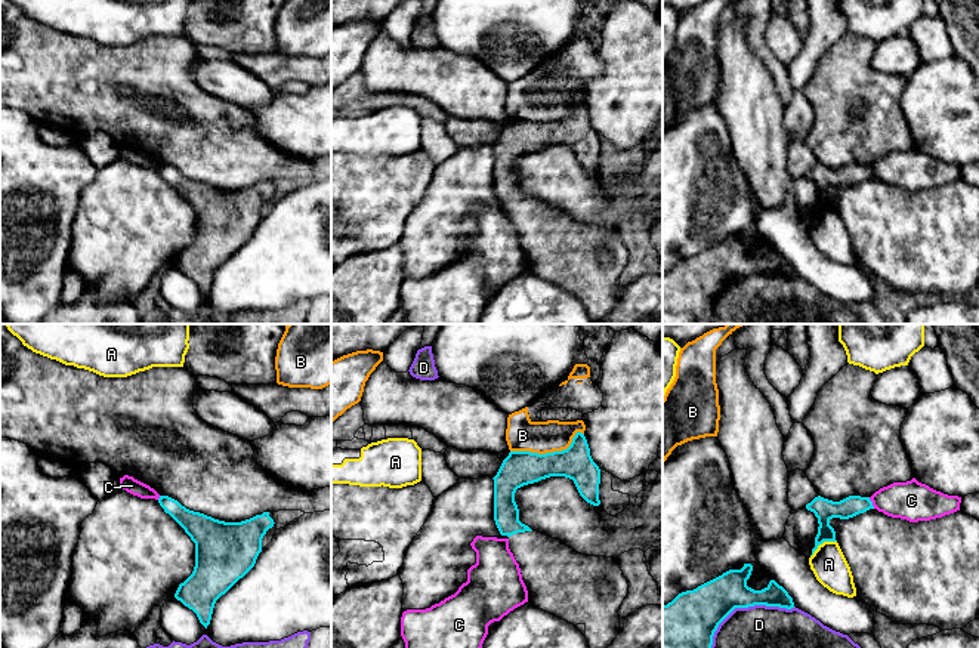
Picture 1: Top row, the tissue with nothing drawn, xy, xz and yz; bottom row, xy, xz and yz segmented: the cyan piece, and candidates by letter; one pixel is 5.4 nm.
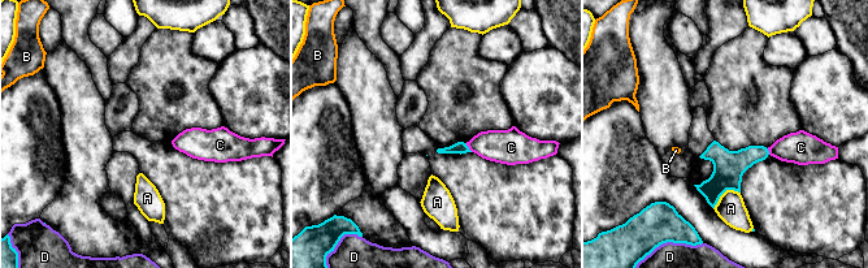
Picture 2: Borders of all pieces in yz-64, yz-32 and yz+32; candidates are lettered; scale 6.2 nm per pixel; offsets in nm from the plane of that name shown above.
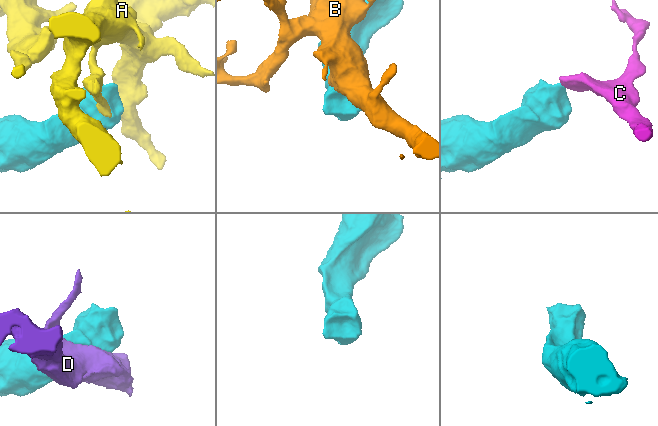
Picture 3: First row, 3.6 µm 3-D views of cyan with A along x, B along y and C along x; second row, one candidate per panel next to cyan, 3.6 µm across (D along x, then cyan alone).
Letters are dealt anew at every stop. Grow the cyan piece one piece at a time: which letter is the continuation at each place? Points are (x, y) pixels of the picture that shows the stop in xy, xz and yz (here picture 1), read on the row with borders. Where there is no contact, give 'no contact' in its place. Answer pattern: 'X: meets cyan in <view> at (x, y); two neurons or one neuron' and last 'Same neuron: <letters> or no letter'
A: meets cyan in yz at (821, 543); two neurons
B: meets cyan in xz at (549, 453); two neurons
C: meets cyan in yz at (871, 503); two neurons
D: meets cyan in yz at (746, 607); two neurons
Same neuron: no letter

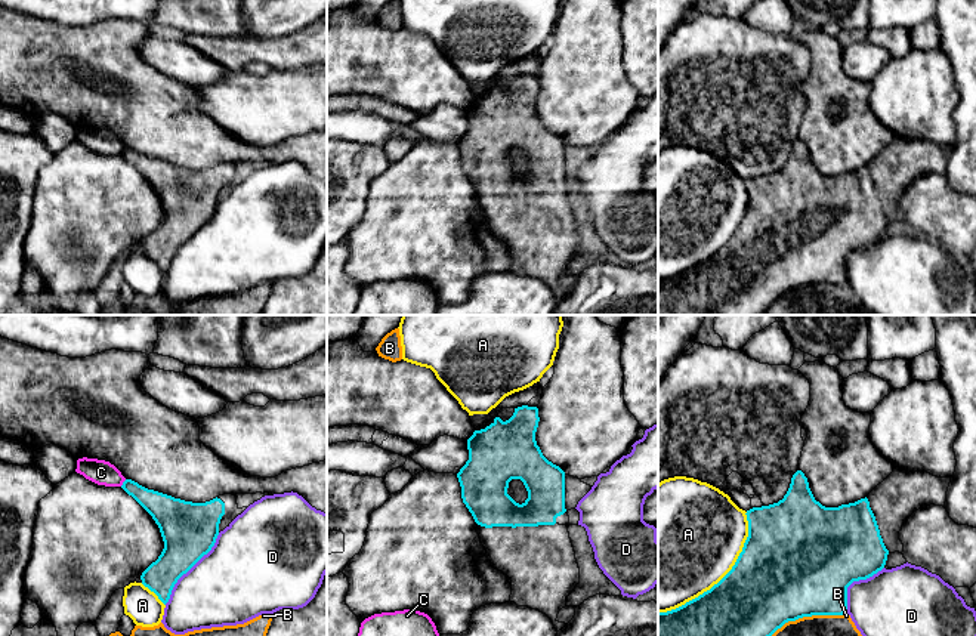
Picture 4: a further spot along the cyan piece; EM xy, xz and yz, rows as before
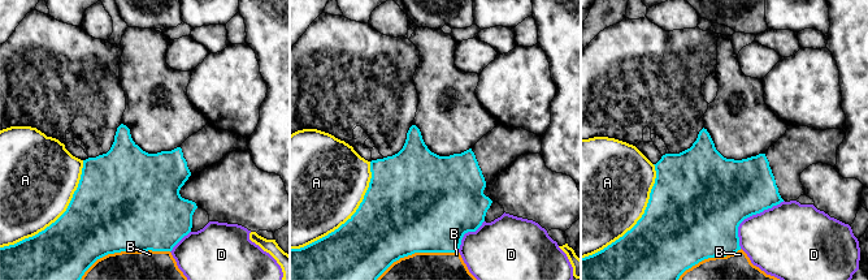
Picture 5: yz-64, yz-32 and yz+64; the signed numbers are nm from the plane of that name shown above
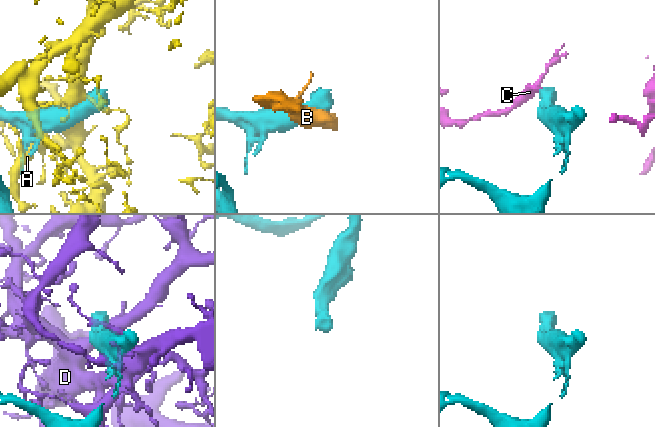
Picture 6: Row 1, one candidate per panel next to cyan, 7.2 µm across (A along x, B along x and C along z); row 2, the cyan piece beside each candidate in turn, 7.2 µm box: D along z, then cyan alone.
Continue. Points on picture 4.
A: meets cyan in yz at (723, 577); two neurons
B: meets cyan in yz at (808, 616); two neurons
C: meets cyan in xy at (123, 482); two neurons
D: meets cyan in xy at (190, 568); two neurons
Same neuron: no letter

